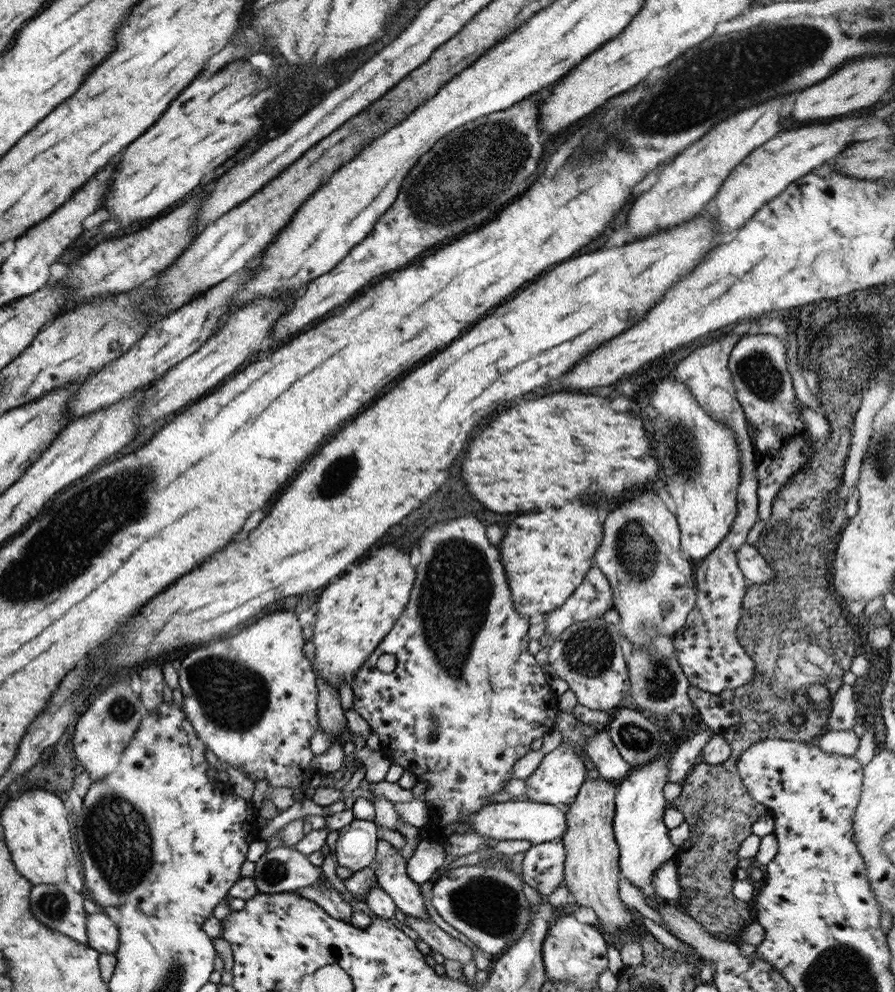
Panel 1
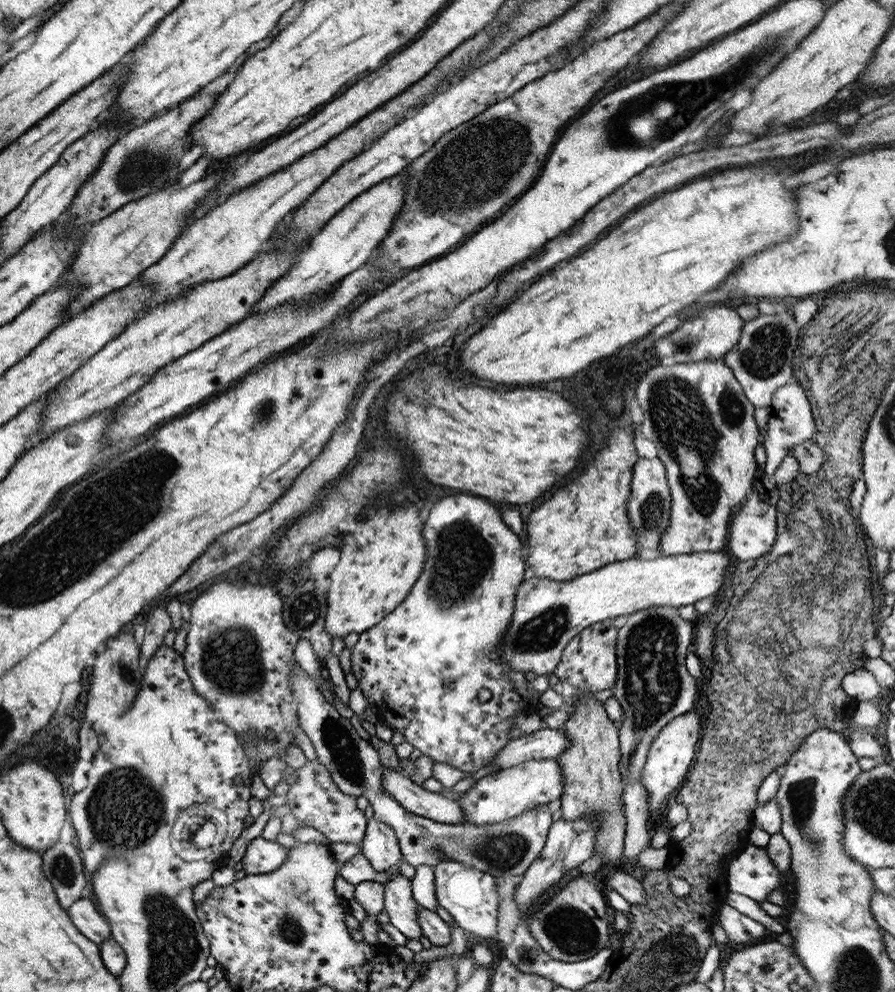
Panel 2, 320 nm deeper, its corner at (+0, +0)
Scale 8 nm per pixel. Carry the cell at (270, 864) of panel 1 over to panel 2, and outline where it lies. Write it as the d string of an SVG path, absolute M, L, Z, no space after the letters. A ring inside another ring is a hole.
M255 837L247 844L240 859L242 869L247 875L271 872L285 860L286 850L275 841Z

